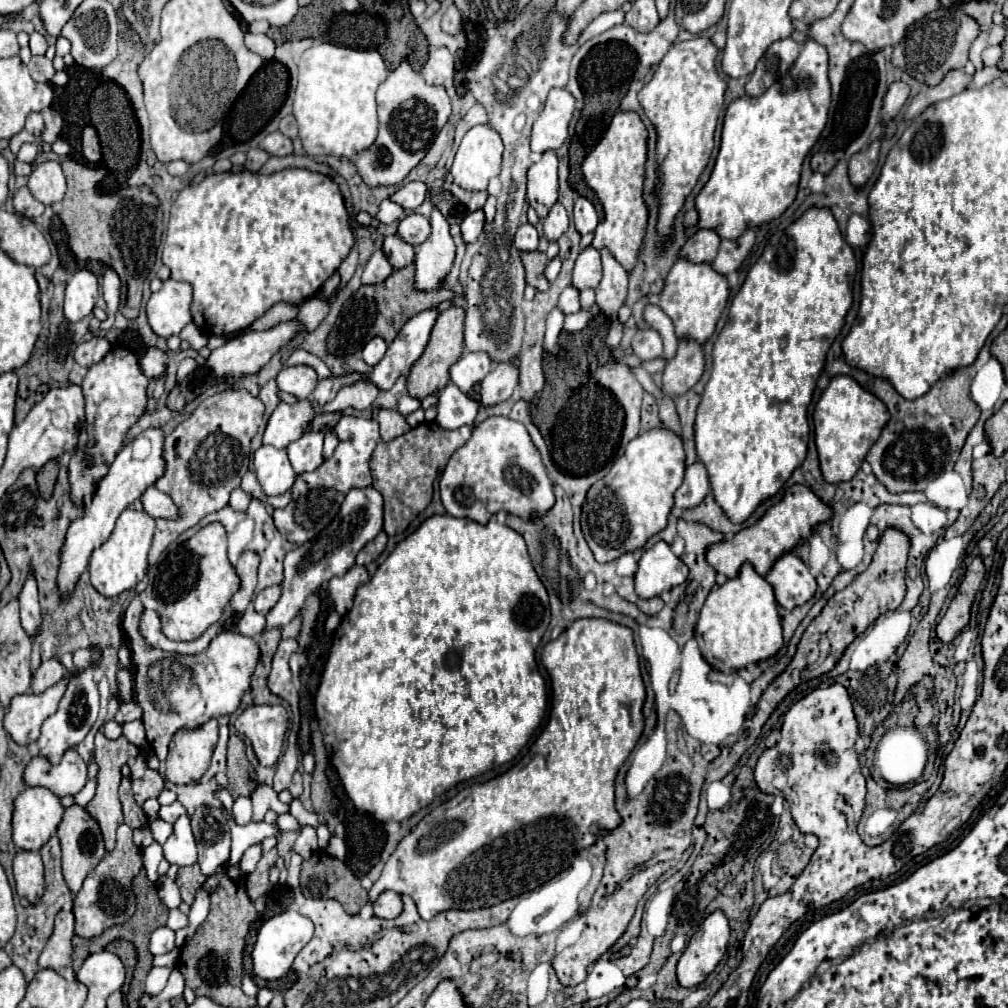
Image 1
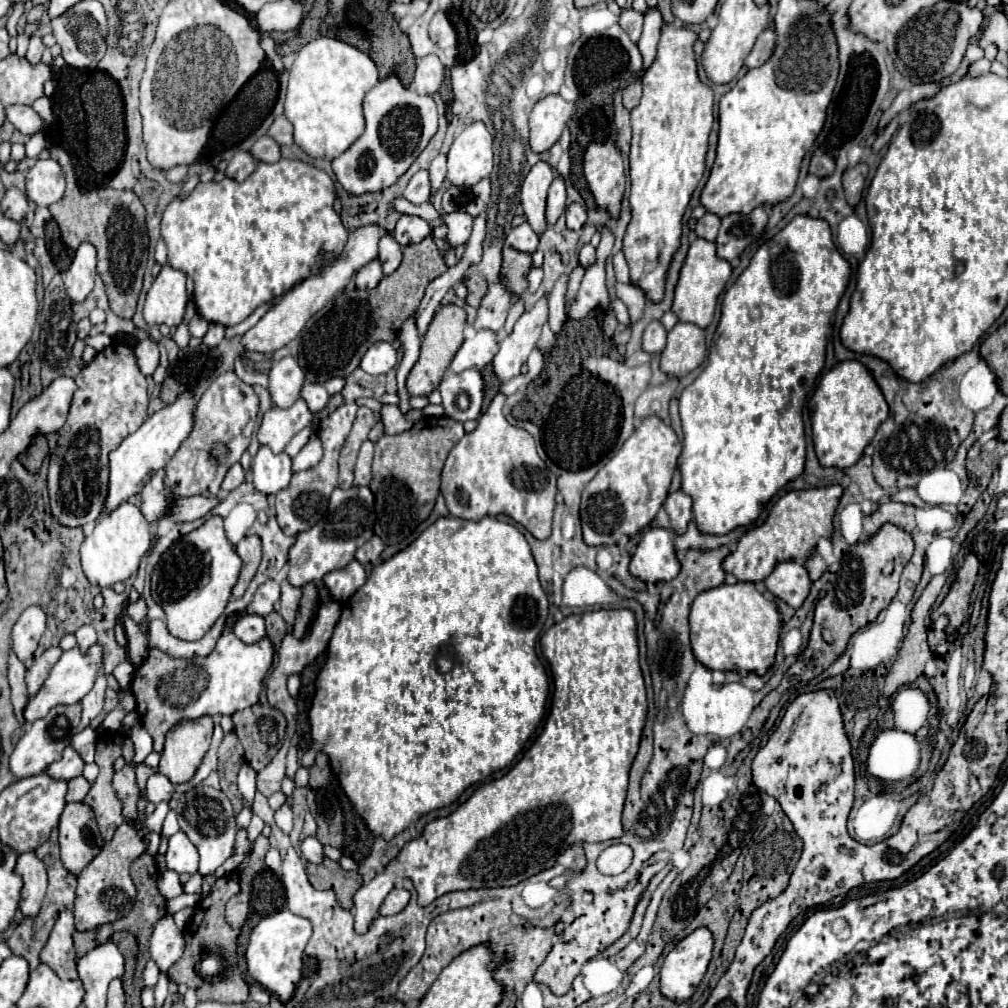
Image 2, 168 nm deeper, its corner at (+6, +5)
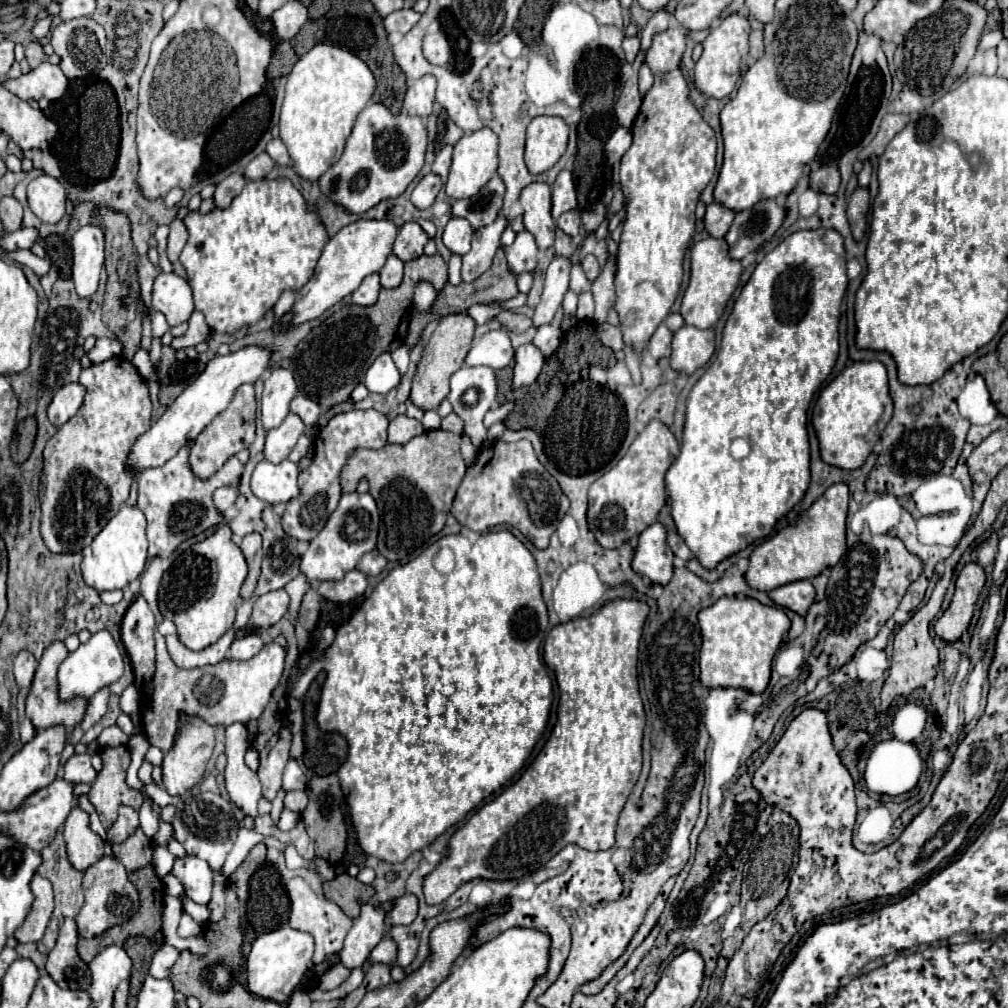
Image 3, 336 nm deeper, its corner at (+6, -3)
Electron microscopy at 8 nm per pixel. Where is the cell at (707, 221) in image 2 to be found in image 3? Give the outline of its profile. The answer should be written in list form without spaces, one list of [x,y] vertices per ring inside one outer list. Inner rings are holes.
[[[711,203],[711,205],[707,205],[705,229],[711,237],[723,237],[729,231],[733,219],[735,219],[735,211],[727,209],[721,203]]]

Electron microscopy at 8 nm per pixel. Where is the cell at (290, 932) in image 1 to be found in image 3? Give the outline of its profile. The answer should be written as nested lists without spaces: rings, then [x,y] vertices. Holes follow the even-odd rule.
[[[289,925],[279,927],[275,931],[263,933],[255,939],[251,953],[247,957],[247,975],[249,975],[249,991],[257,997],[277,1001],[285,1005],[299,985],[301,977],[309,969],[307,963],[311,963],[313,957],[313,937],[303,931],[295,931]]]

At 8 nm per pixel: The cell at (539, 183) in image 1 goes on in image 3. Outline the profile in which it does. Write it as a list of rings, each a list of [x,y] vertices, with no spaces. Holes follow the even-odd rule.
[[[531,183],[521,193],[521,205],[525,209],[525,229],[535,237],[541,251],[549,249],[555,241],[555,221],[551,217],[551,187],[547,183]]]

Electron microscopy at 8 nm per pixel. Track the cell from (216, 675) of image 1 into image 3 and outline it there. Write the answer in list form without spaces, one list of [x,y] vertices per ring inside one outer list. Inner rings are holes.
[[[157,639],[157,671],[155,677],[149,685],[143,687],[143,701],[141,701],[141,721],[143,721],[143,729],[145,729],[145,737],[151,745],[159,747],[163,753],[169,751],[169,747],[173,745],[175,739],[175,731],[177,731],[177,719],[179,713],[185,711],[187,715],[199,715],[201,719],[205,719],[211,725],[231,725],[231,723],[249,723],[253,719],[259,719],[261,713],[265,711],[273,689],[279,685],[281,675],[285,669],[285,649],[271,641],[267,643],[253,659],[249,659],[249,663],[233,663],[229,659],[217,663],[217,665],[207,665],[207,667],[197,667],[191,671],[179,669],[165,647],[165,639]]]

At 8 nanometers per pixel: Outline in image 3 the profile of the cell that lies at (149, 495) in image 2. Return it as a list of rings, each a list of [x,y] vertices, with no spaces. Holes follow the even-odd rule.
[[[193,441],[179,449],[179,453],[169,459],[161,467],[145,469],[139,475],[139,501],[137,507],[147,517],[147,539],[149,539],[149,555],[151,557],[169,557],[183,541],[193,535],[207,531],[223,523],[223,515],[213,505],[213,491],[225,485],[237,485],[243,474],[243,465],[233,455],[227,463],[213,473],[209,479],[197,477],[189,467],[189,451]]]

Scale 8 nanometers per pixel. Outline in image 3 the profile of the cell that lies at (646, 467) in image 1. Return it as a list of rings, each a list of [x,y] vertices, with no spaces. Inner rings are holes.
[[[655,419],[637,435],[627,455],[589,487],[587,523],[601,547],[617,549],[631,537],[637,537],[645,527],[649,527],[649,523],[657,521],[667,499],[665,471],[677,457],[677,451],[679,443],[675,435],[665,423]]]

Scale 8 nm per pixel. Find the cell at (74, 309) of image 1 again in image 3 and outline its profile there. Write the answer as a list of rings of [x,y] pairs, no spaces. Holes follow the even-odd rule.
[[[83,225],[71,237],[73,249],[73,281],[77,295],[89,297],[97,291],[103,269],[105,235],[97,225]]]

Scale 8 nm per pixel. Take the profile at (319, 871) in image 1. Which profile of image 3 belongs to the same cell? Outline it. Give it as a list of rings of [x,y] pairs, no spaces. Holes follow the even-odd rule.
[[[343,873],[343,875],[337,875],[331,881],[325,881],[323,893],[329,901],[337,903],[345,911],[345,915],[357,917],[361,901],[363,903],[371,901],[371,897],[375,895],[375,889],[371,885],[363,885],[355,877]]]

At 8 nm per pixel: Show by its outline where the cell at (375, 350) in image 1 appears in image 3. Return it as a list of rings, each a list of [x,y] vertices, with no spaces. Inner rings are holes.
[[[383,353],[379,355],[373,365],[367,369],[367,375],[365,375],[365,387],[371,391],[371,393],[389,393],[391,389],[395,389],[399,385],[399,371],[391,359],[389,353]]]

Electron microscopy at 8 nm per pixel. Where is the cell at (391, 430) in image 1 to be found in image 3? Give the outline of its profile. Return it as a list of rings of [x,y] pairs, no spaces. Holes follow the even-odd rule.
[[[397,415],[389,423],[389,443],[407,443],[409,439],[425,433],[421,421],[407,415]]]

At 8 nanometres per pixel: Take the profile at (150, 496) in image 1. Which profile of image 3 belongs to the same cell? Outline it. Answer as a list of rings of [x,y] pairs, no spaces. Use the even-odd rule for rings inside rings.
[[[225,485],[225,487],[219,487],[217,491],[215,491],[215,495],[213,495],[213,499],[215,499],[215,507],[221,511],[221,513],[225,513],[233,503],[235,503],[235,499],[237,499],[237,485]]]

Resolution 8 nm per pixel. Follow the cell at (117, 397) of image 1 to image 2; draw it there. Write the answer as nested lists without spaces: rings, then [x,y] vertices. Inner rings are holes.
[[[109,345],[75,377],[77,391],[49,467],[51,513],[67,527],[83,527],[101,515],[109,481],[107,455],[147,419],[147,381],[125,345]]]

